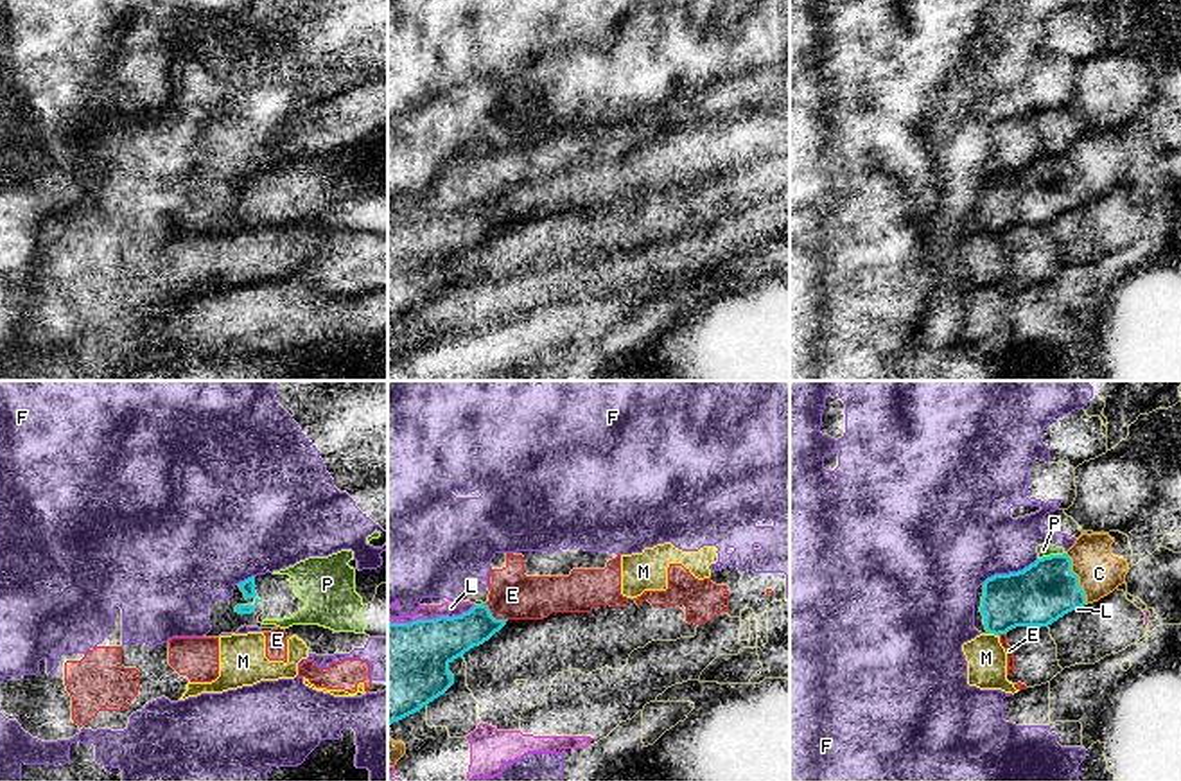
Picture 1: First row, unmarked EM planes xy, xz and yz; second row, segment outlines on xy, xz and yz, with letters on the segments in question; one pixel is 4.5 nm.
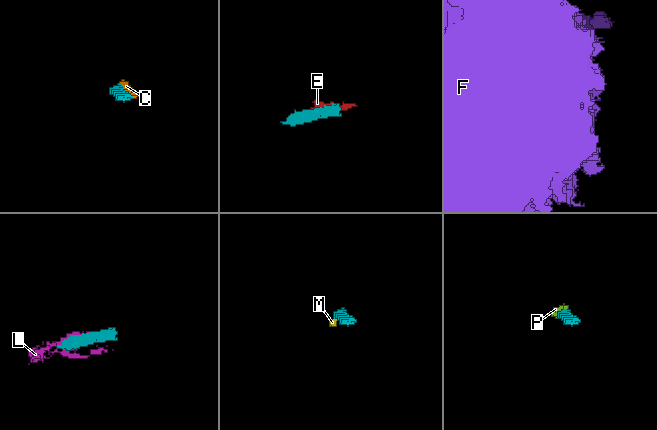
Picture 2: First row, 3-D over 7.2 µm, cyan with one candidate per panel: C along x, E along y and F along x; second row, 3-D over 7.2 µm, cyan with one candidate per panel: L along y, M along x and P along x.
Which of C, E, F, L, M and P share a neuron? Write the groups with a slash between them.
C P / E M / F / L

